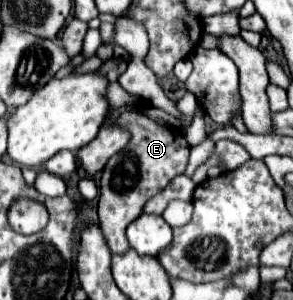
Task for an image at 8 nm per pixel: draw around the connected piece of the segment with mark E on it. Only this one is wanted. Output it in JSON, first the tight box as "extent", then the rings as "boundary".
{"extent":[98,109,190,253],"boundary":[[[128,109],[120,113],[116,125],[130,133],[128,145],[110,157],[102,171],[100,179],[100,197],[98,197],[98,223],[104,231],[104,237],[112,253],[124,253],[130,249],[126,239],[126,227],[140,217],[146,201],[158,195],[176,175],[182,175],[188,163],[190,145],[184,139],[182,129],[166,127],[142,115],[138,109]]]}

